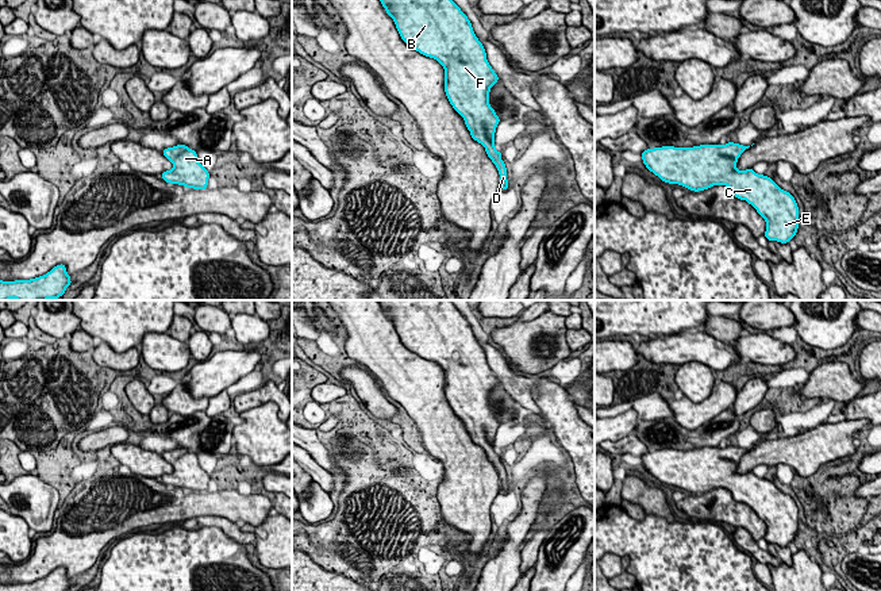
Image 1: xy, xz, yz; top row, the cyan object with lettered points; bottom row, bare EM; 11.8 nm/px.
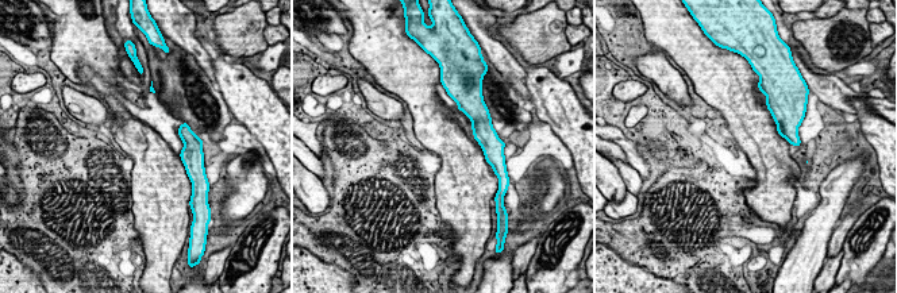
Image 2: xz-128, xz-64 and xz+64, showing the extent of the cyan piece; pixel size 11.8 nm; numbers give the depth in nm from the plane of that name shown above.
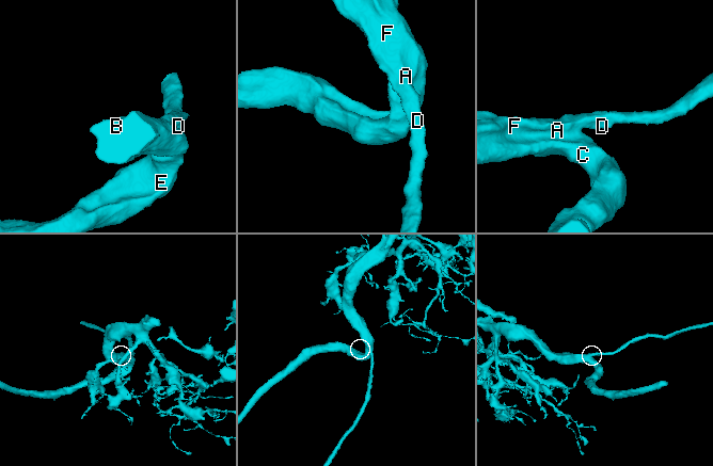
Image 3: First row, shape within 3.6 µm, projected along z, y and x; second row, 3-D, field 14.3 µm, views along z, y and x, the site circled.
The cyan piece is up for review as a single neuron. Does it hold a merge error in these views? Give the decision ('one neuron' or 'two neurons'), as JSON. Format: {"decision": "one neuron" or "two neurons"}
{"decision": "one neuron"}

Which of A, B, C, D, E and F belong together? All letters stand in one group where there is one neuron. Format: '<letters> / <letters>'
A B C D E F

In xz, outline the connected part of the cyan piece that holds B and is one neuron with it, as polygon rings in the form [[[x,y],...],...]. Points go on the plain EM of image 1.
[[[378,300],[385,315],[411,352],[436,362],[445,372],[445,395],[453,411],[463,421],[474,444],[485,450],[496,468],[501,492],[508,492],[507,471],[501,454],[496,453],[495,435],[500,421],[489,407],[490,391],[500,383],[486,362],[482,346],[476,339],[472,326],[451,300]]]

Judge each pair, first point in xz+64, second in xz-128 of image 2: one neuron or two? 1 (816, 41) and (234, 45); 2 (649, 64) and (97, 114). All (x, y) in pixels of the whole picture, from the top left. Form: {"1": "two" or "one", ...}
{"1": "one", "2": "one"}

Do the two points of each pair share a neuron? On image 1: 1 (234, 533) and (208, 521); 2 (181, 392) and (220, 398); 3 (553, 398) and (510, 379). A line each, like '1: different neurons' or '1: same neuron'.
1: same neuron
2: same neuron
3: different neurons

